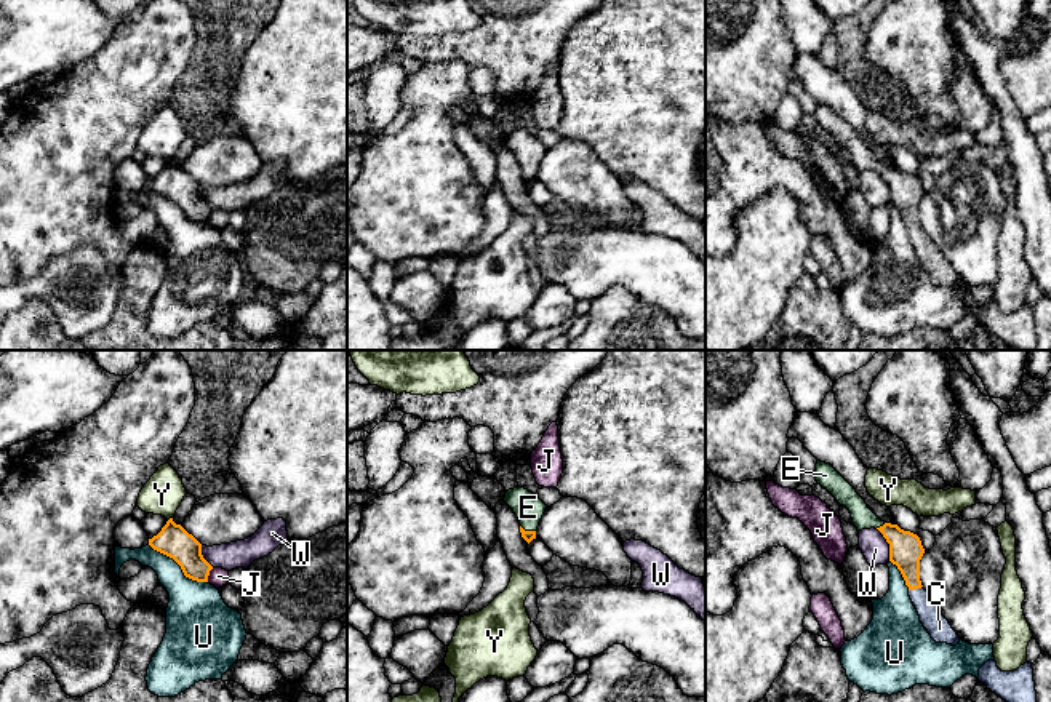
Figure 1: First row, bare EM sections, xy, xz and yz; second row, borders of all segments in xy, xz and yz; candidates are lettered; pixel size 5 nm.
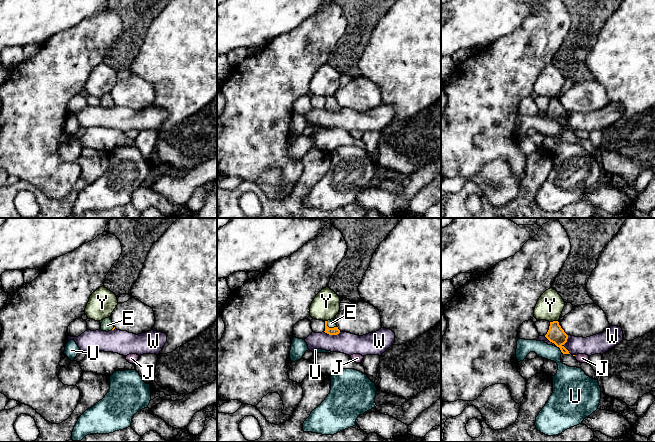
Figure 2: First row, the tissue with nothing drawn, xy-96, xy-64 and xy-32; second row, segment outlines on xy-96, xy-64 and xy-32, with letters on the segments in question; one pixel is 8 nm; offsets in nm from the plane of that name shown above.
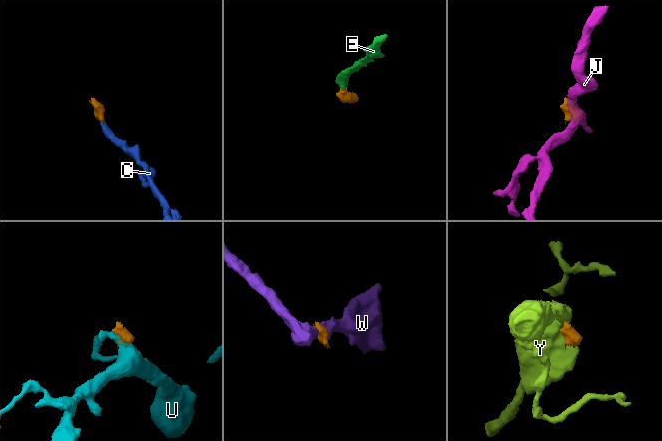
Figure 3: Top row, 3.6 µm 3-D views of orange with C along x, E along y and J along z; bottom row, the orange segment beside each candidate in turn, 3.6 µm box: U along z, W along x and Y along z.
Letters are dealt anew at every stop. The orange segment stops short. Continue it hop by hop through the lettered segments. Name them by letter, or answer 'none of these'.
C, E

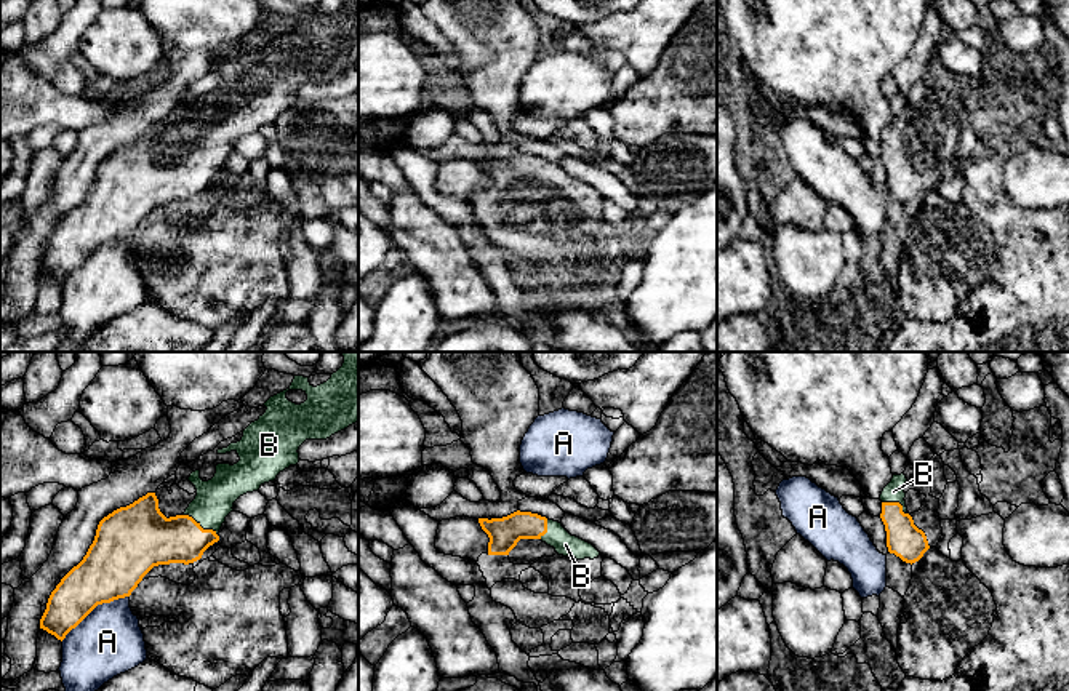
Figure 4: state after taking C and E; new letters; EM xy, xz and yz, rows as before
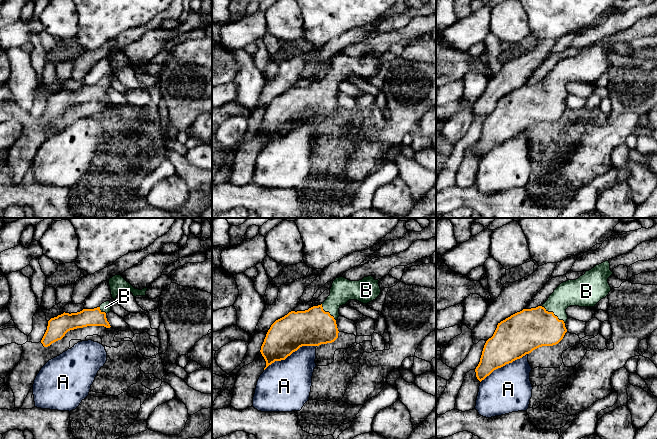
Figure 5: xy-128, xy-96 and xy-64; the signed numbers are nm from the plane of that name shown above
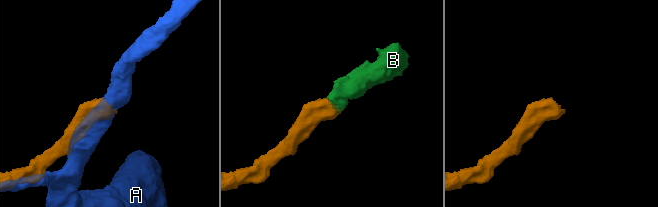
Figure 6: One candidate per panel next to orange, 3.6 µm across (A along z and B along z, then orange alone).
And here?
B

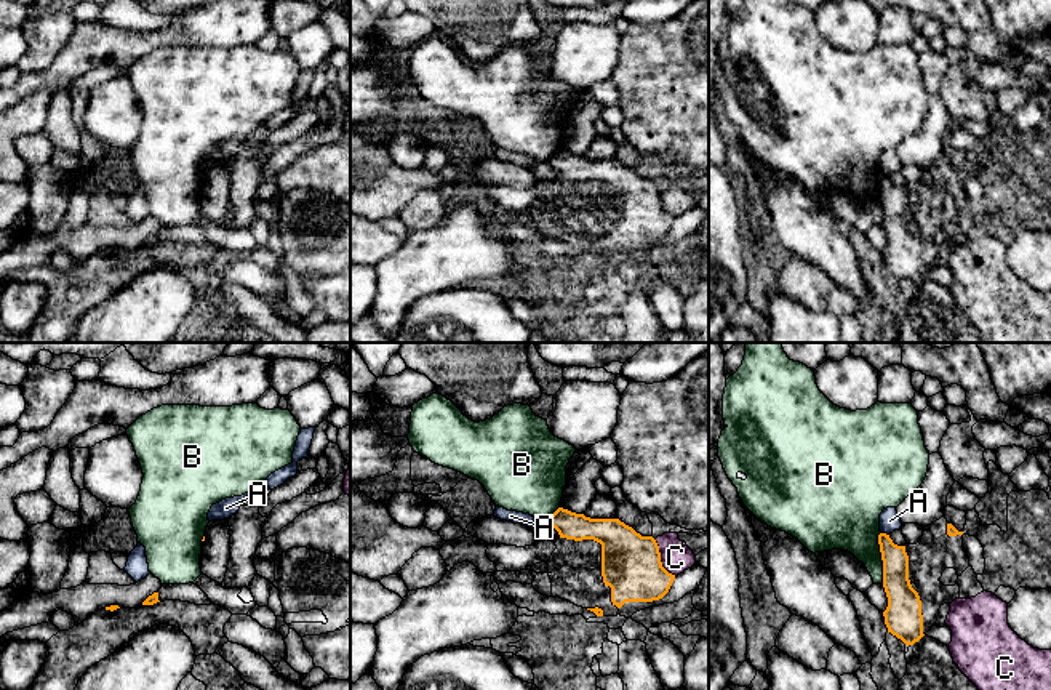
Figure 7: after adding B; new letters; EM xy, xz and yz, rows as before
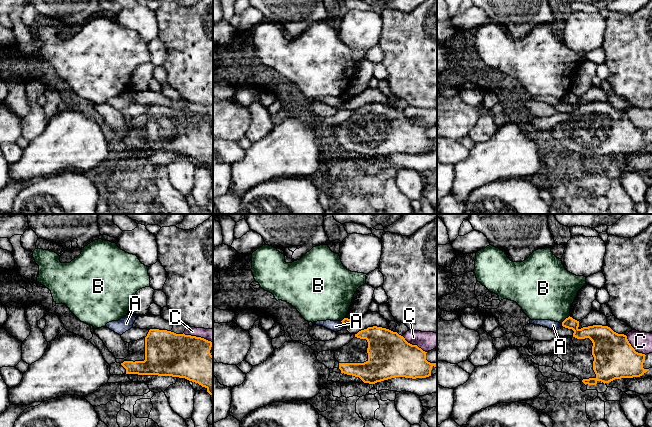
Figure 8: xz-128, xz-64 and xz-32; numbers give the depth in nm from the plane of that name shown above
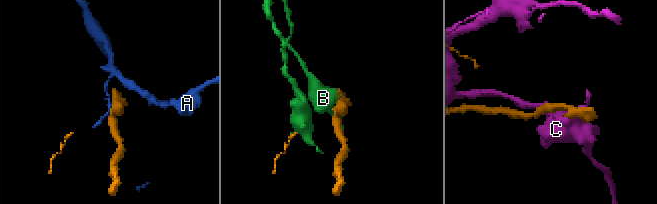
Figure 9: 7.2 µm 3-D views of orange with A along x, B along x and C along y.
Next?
none of these

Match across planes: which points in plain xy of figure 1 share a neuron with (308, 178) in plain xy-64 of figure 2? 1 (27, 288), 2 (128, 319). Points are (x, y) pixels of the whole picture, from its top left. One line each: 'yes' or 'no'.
1: no
2: yes

